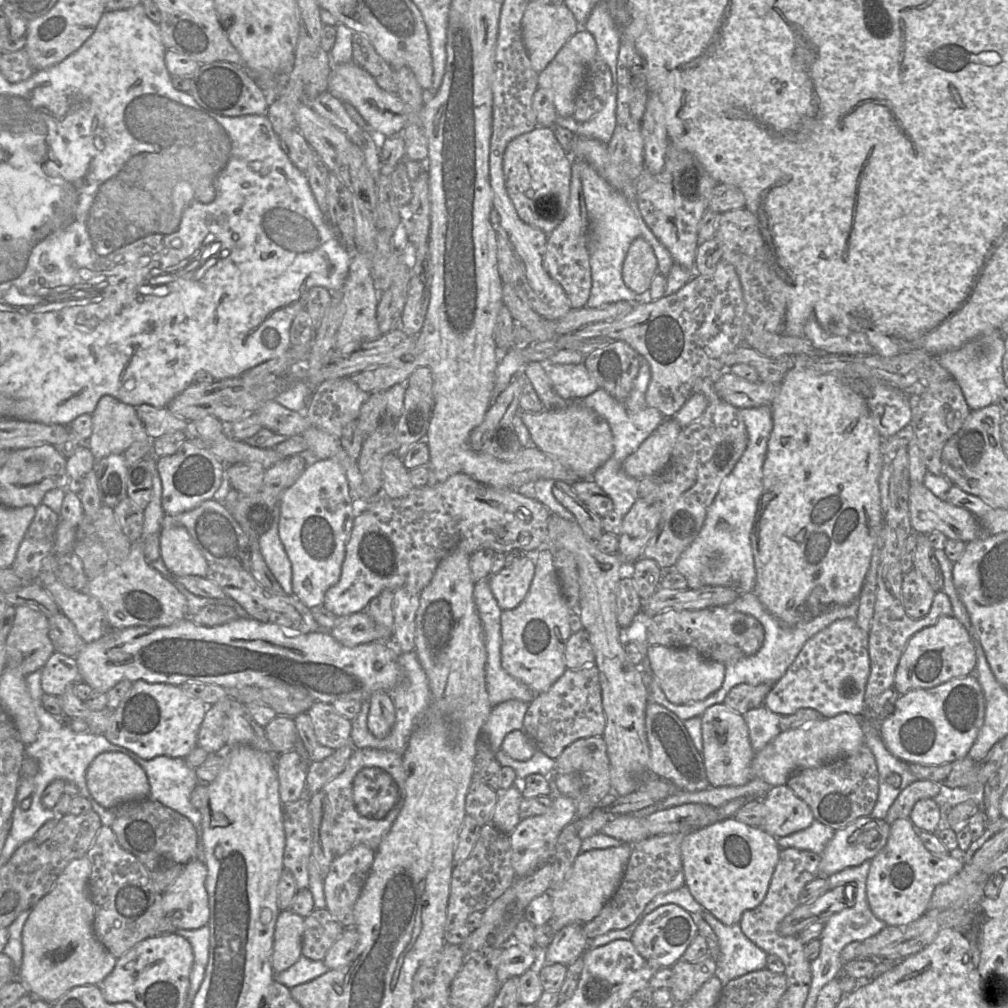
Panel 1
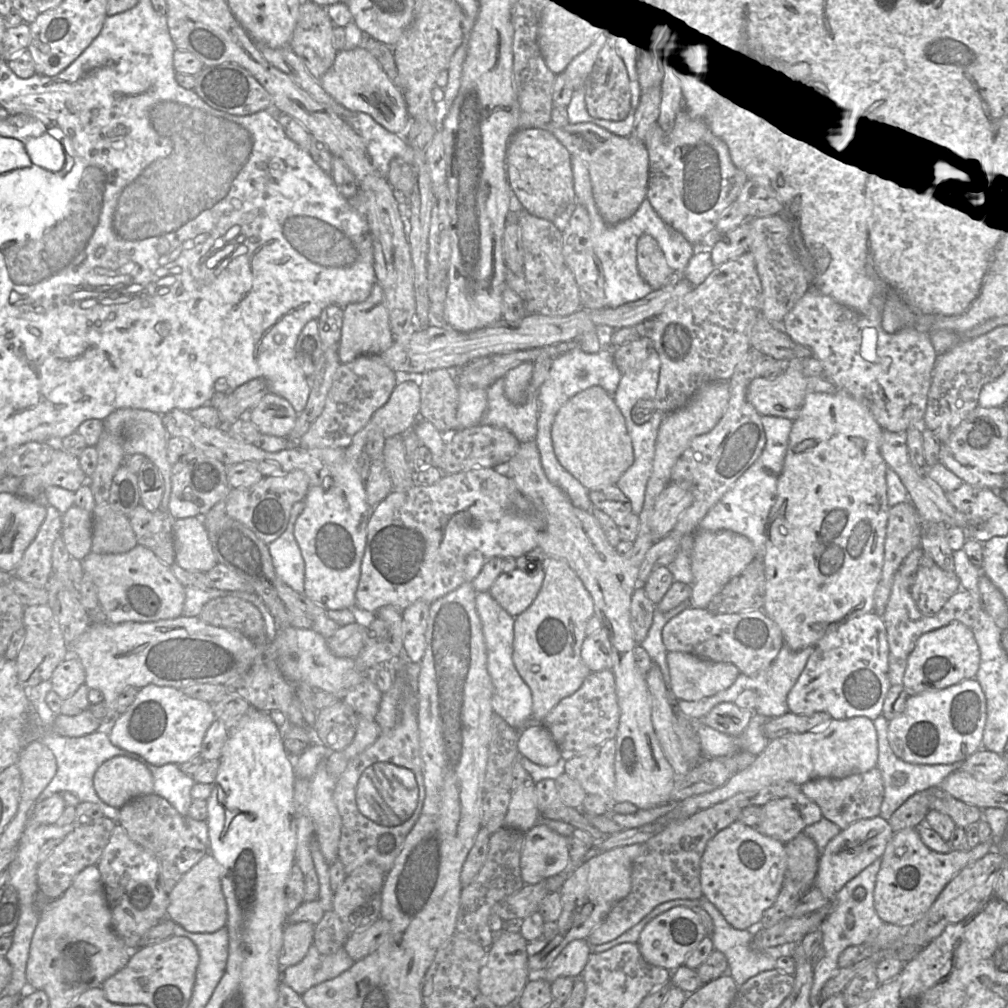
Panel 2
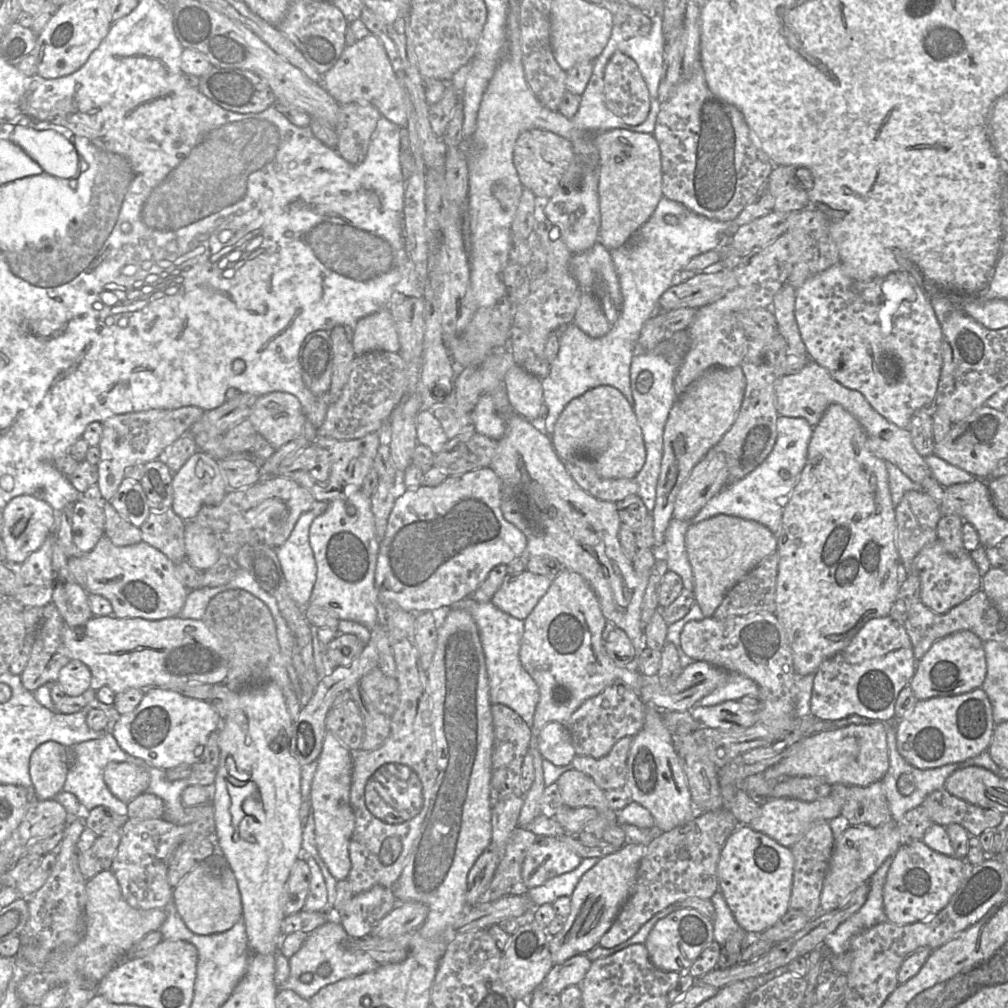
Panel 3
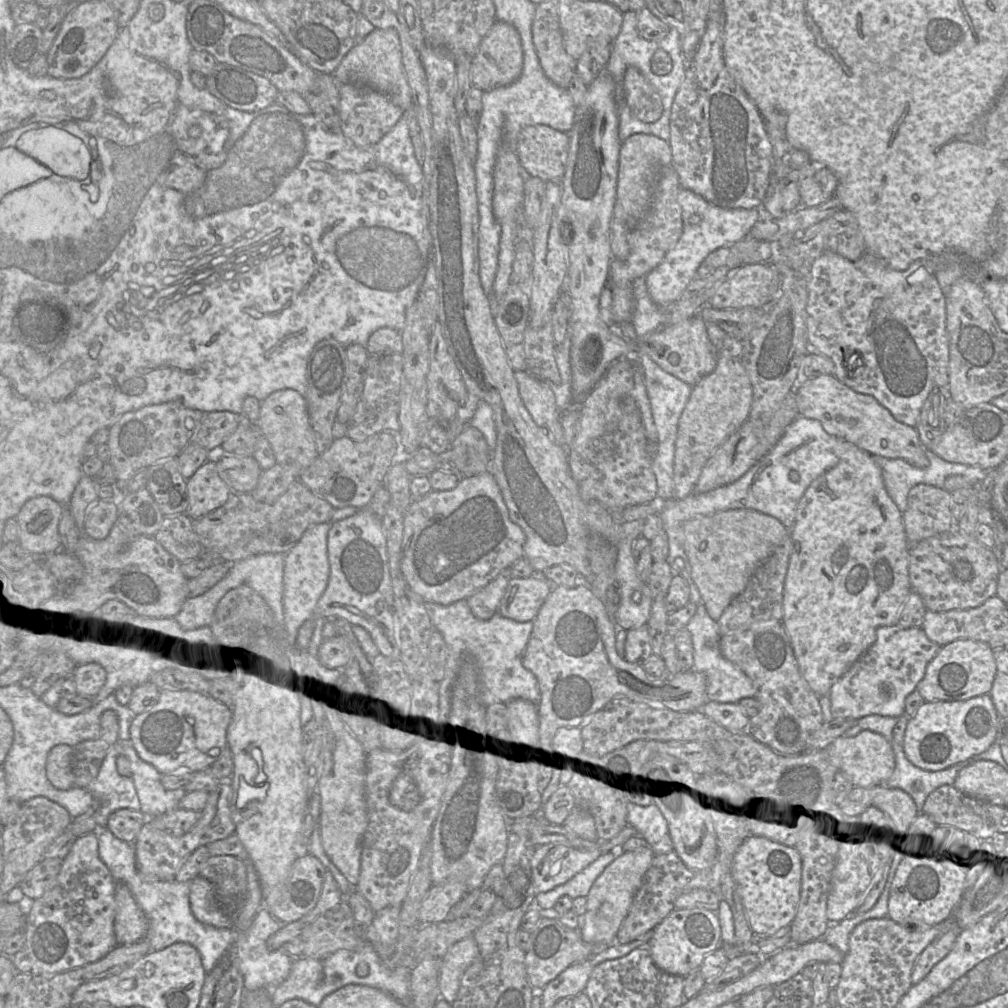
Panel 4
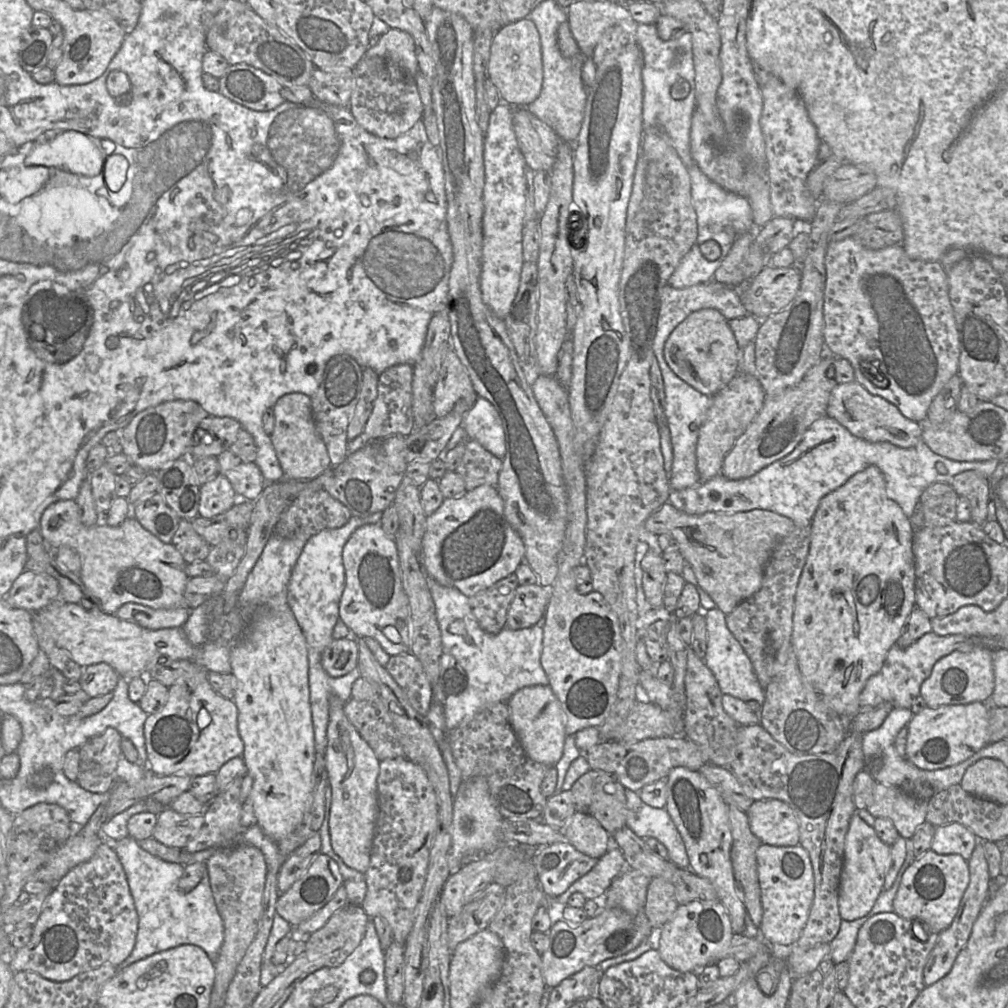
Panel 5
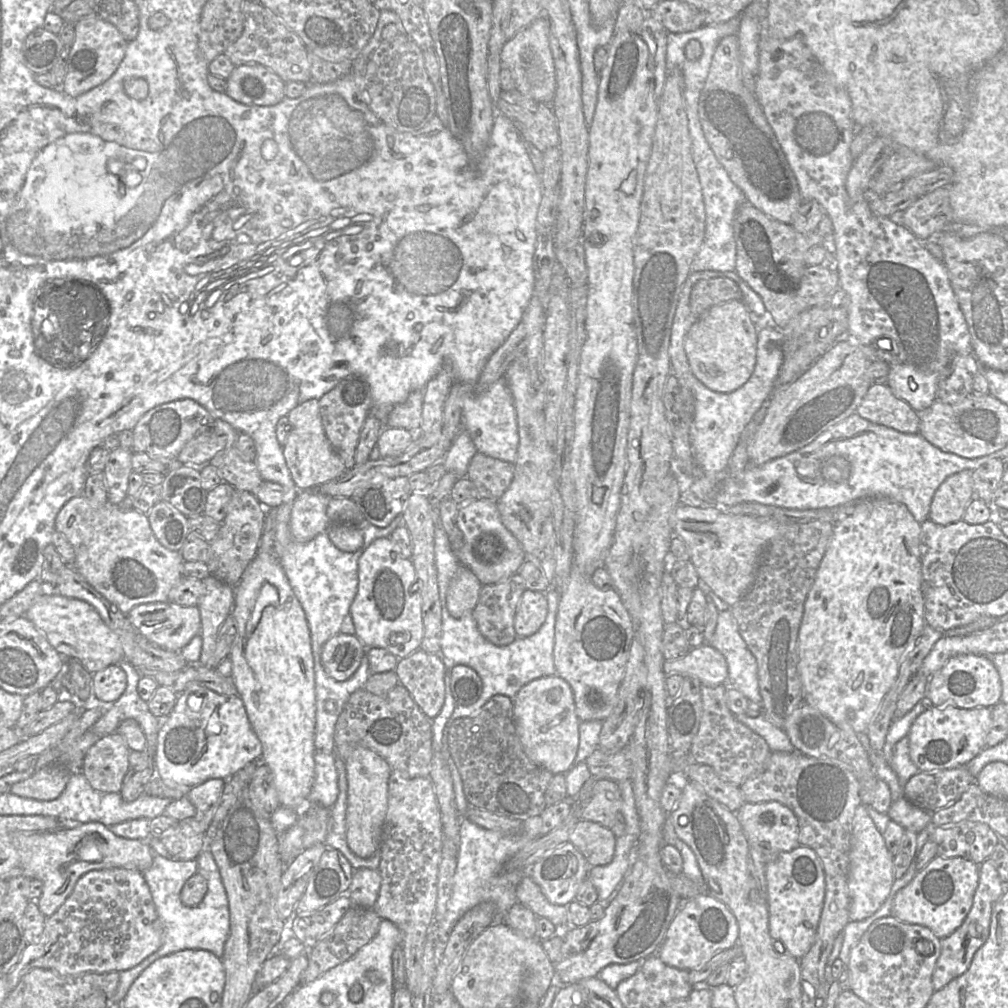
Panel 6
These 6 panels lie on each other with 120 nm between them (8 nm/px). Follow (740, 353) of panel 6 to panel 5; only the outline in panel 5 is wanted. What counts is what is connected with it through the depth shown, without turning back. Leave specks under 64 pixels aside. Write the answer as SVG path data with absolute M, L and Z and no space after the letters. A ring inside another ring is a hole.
M716 309L691 313L669 335L663 355L670 369L683 381L703 394L713 396L739 372L740 348L729 320Z

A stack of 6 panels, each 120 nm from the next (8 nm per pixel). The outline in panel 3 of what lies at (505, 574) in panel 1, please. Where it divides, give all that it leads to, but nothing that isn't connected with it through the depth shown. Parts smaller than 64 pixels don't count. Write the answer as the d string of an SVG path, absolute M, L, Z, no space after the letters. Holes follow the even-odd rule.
M527 570L516 575L507 574L491 602L504 613L519 620L525 620L548 591L551 581L547 576L536 575Z

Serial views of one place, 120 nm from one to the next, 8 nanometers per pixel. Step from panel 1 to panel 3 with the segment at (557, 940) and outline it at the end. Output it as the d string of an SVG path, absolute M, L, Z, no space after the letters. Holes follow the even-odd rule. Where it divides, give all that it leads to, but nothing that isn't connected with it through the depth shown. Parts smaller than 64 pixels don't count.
M587 954L575 955L562 964L554 965L539 988L546 993L560 995L569 986L580 986L591 964Z

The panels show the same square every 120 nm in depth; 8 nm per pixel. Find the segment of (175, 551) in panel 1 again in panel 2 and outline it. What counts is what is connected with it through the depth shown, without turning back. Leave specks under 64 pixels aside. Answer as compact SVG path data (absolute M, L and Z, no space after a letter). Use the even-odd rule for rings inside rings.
M200 517L175 519L173 537L175 563L184 570L207 573L218 564Z

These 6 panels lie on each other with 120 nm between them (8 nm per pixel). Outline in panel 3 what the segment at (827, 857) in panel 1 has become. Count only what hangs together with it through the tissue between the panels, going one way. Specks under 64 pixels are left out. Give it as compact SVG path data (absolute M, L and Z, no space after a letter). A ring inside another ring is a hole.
M890 821L879 827L851 826L835 840L820 895L820 912L839 908L853 892L869 882L881 864L897 851L901 837L896 823Z

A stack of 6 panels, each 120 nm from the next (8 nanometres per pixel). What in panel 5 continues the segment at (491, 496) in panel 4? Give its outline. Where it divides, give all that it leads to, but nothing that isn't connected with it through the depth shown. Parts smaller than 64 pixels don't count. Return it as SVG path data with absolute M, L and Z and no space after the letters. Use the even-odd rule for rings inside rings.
M481 485L457 498L445 498L441 506L427 516L420 561L426 575L446 587L454 587L468 597L489 588L498 580L515 573L524 560L525 546L505 516L505 506L497 486Z

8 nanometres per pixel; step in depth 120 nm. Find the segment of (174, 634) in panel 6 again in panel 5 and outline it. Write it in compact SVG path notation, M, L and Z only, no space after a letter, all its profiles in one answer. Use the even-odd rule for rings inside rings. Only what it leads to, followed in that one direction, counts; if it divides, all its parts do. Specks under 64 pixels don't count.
M126 603L115 613L115 616L124 621L130 621L149 630L165 628L182 628L189 618L190 610L187 607L175 609L153 609L136 603Z

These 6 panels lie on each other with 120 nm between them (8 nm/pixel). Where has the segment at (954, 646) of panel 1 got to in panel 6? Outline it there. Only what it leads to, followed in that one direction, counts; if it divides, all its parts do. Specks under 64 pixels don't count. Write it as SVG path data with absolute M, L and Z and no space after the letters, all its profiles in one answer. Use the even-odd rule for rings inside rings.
M956 655L934 675L927 684L926 697L934 707L952 705L961 709L992 708L1000 703L1002 684L1000 676L985 655Z

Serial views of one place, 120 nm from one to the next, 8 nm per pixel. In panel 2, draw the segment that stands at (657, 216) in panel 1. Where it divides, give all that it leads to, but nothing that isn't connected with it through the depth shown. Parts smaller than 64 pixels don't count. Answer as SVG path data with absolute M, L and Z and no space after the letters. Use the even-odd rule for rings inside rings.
M681 109L676 115L676 119L673 128L670 132L665 132L657 122L654 122L648 130L645 138L645 146L648 150L649 155L649 178L648 178L648 189L647 189L647 200L662 218L662 220L680 232L691 244L694 246L701 245L705 236L716 227L717 221L721 214L733 203L738 200L738 197L742 191L742 188L748 181L749 177L747 174L736 167L731 160L729 149L725 142L719 137L713 134L709 126L702 120L691 118L688 113Z

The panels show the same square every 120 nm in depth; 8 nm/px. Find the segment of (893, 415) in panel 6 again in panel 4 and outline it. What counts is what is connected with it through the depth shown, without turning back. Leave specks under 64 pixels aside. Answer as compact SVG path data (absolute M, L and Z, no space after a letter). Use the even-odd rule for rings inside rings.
M825 374L799 382L793 392L799 417L818 420L827 433L856 445L870 455L903 459L917 468L929 466L916 428L897 421L871 395L855 392L834 375Z

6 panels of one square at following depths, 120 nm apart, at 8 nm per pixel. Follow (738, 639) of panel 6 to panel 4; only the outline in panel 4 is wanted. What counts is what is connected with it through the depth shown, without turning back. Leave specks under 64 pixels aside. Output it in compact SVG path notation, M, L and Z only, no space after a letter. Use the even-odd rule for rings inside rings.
M703 604L697 605L694 616L685 627L693 644L693 668L704 674L707 681L707 700L718 703L738 703L744 698L755 698L757 688L753 681L736 665L723 657L720 651L721 632L718 622L707 613Z

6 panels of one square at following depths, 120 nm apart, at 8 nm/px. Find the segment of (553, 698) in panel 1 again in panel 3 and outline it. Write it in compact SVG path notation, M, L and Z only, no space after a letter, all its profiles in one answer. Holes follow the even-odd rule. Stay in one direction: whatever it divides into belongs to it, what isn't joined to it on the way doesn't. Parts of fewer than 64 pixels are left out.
M614 684L606 687L598 695L587 699L568 719L562 723L568 730L572 744L577 756L590 756L592 758L602 758L606 756L612 747L622 738L634 737L644 725L646 704L639 695L622 684Z

